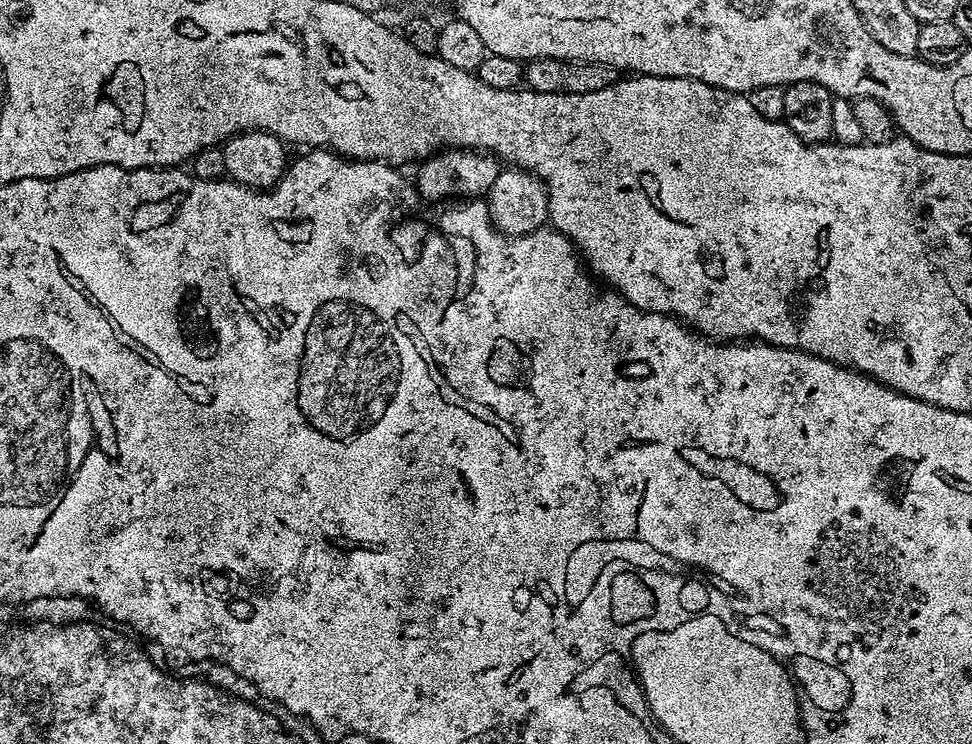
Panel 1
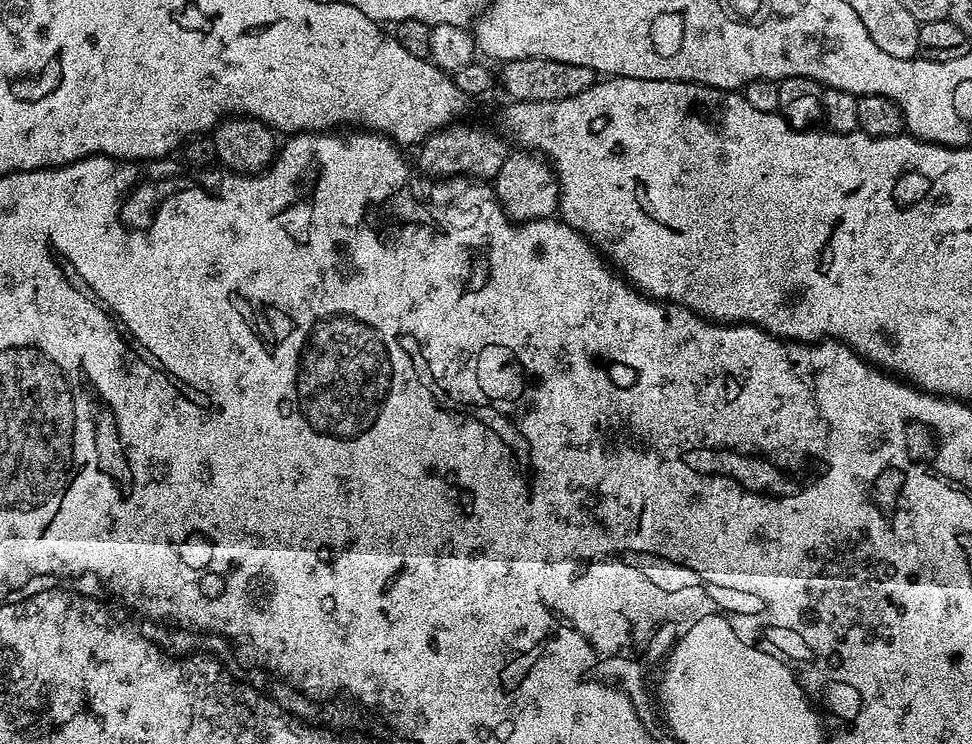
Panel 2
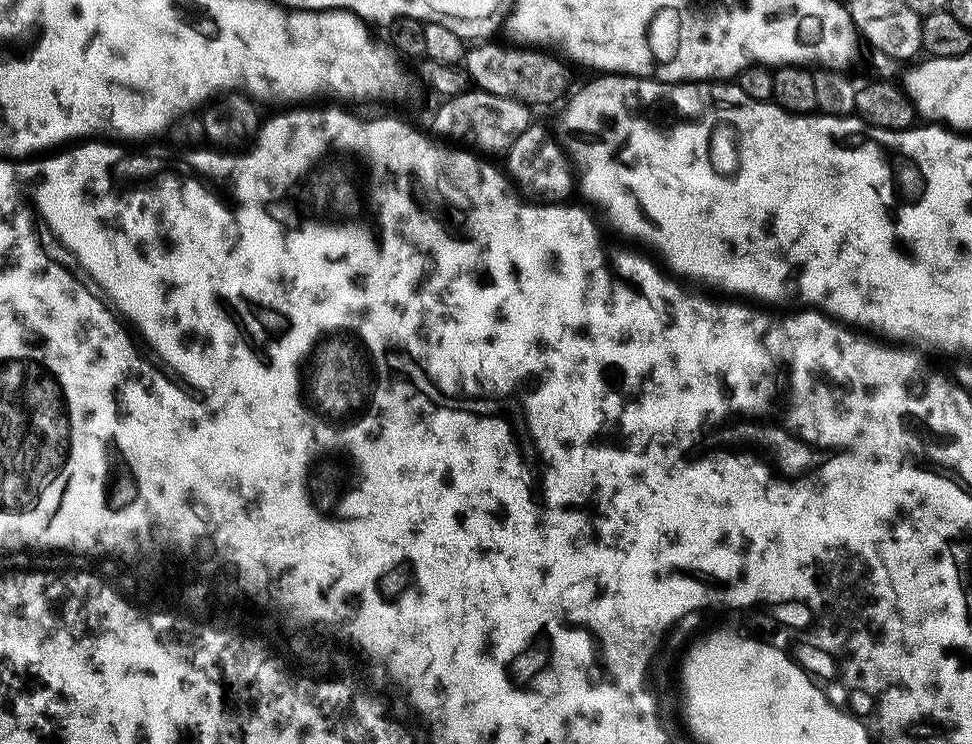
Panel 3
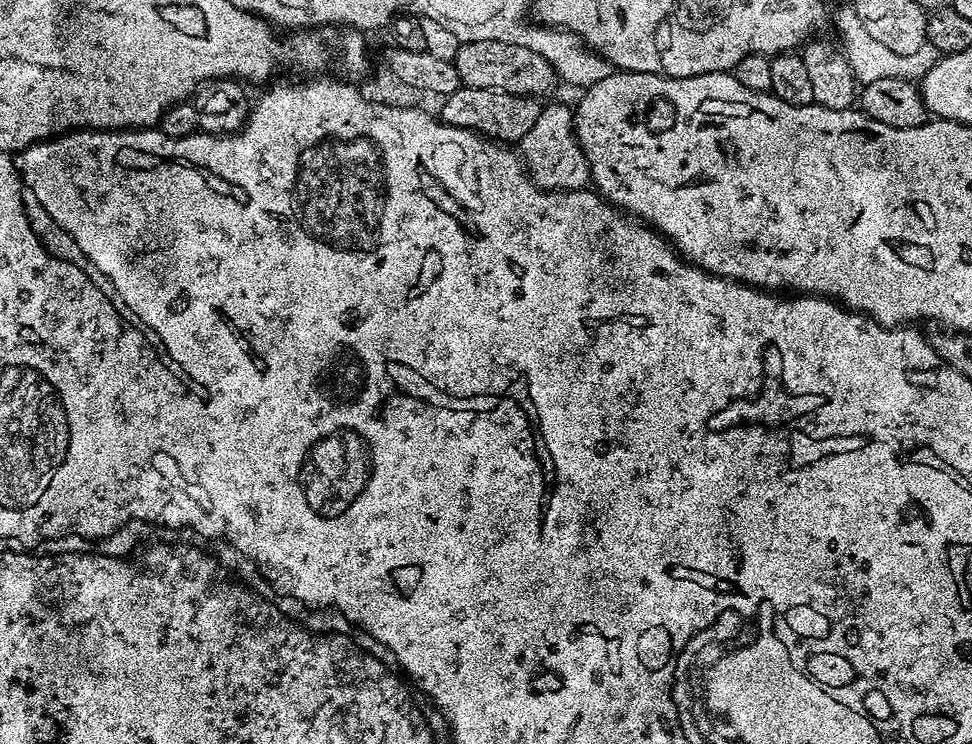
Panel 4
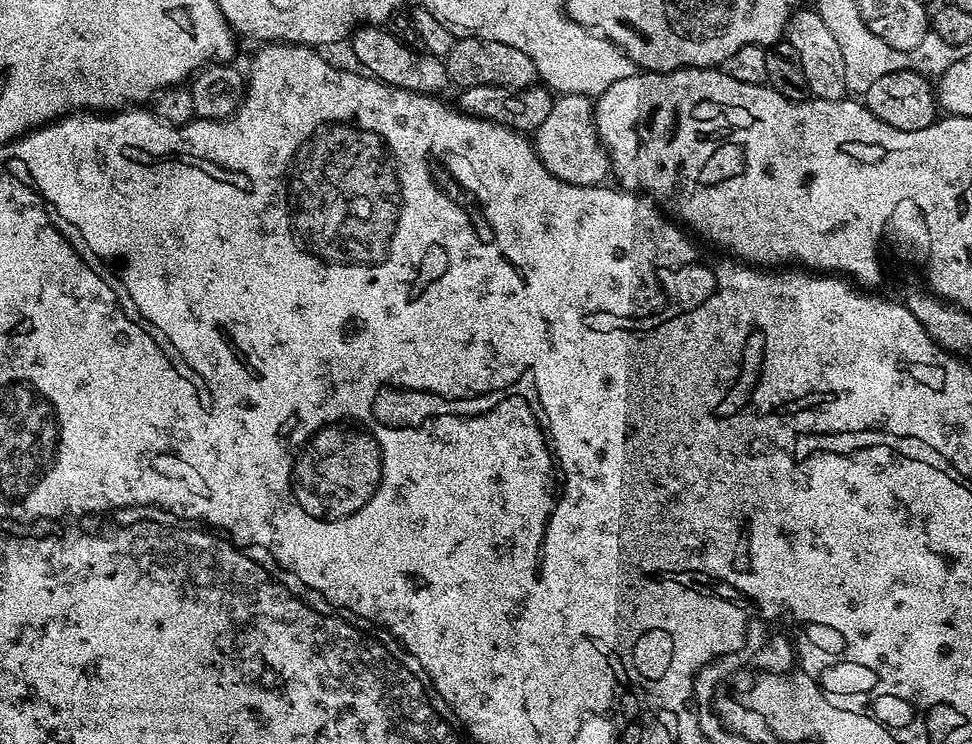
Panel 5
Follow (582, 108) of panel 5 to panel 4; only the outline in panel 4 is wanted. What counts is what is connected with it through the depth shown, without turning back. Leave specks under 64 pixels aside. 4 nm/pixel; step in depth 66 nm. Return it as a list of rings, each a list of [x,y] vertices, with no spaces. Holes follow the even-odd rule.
[[[545,103],[538,114],[538,122],[526,130],[526,134],[518,141],[518,155],[523,163],[524,171],[532,179],[533,184],[545,192],[578,192],[587,189],[590,184],[588,159],[580,149],[580,141],[576,139],[574,112],[564,104]]]

